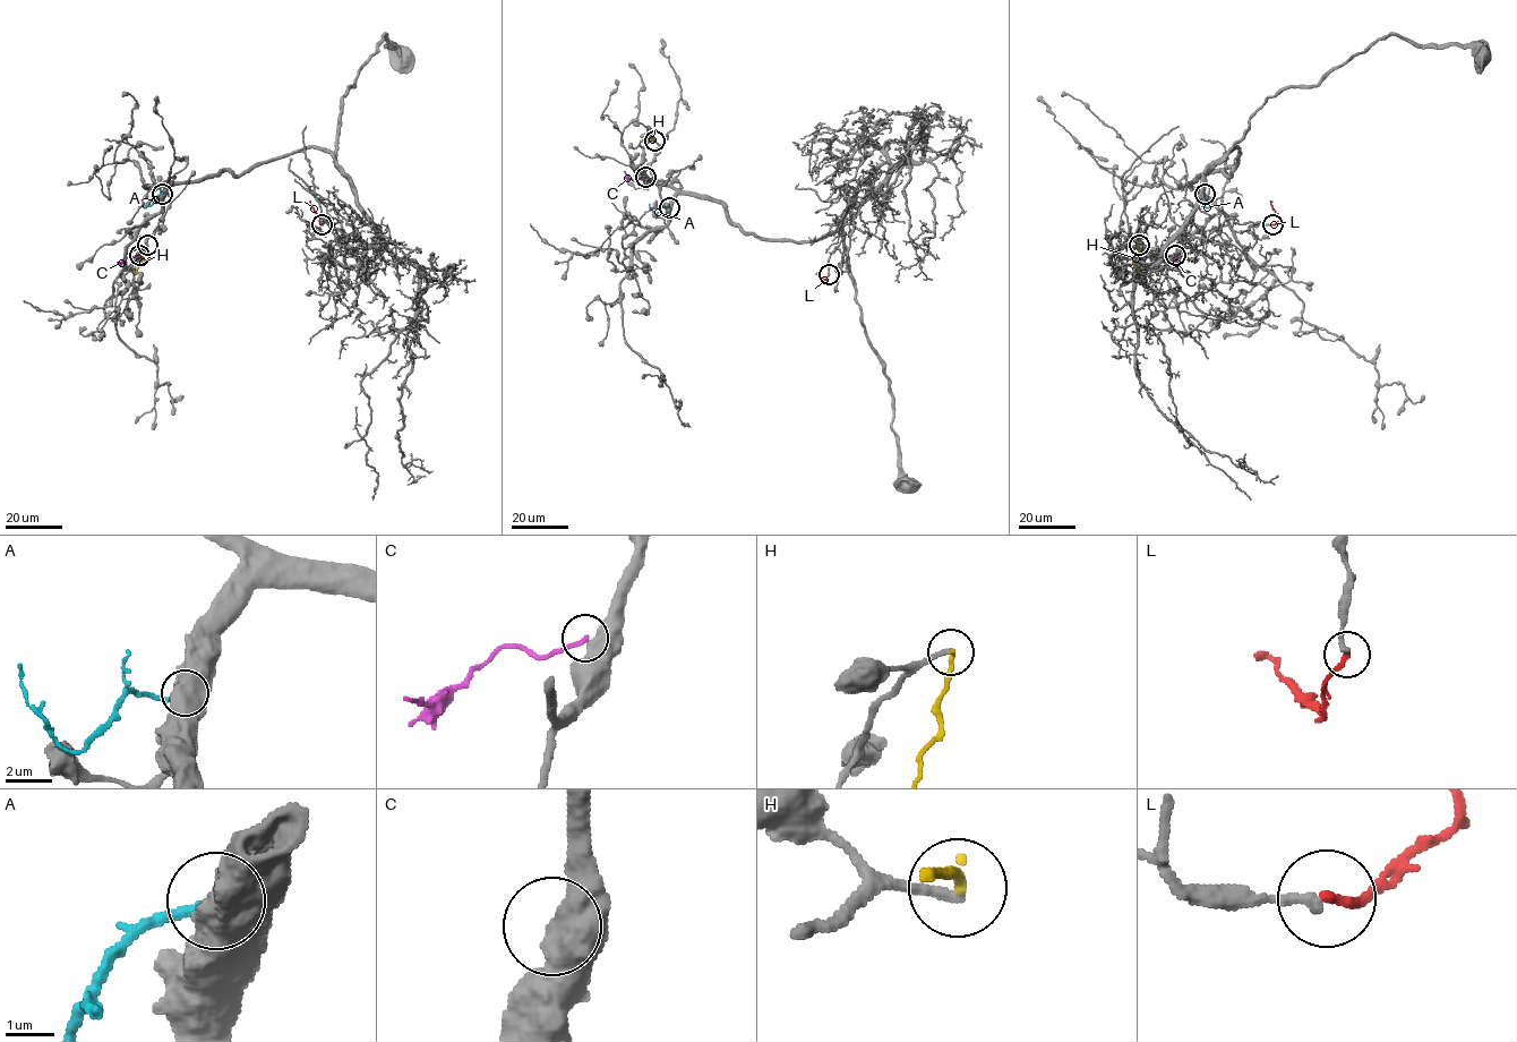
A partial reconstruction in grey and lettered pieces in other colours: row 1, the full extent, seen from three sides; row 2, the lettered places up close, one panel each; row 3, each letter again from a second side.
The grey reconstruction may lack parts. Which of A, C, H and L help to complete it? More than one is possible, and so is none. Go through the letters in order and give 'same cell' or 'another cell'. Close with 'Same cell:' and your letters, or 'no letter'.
A: another cell
C: another cell
H: another cell
L: same cell
Same cell: L

